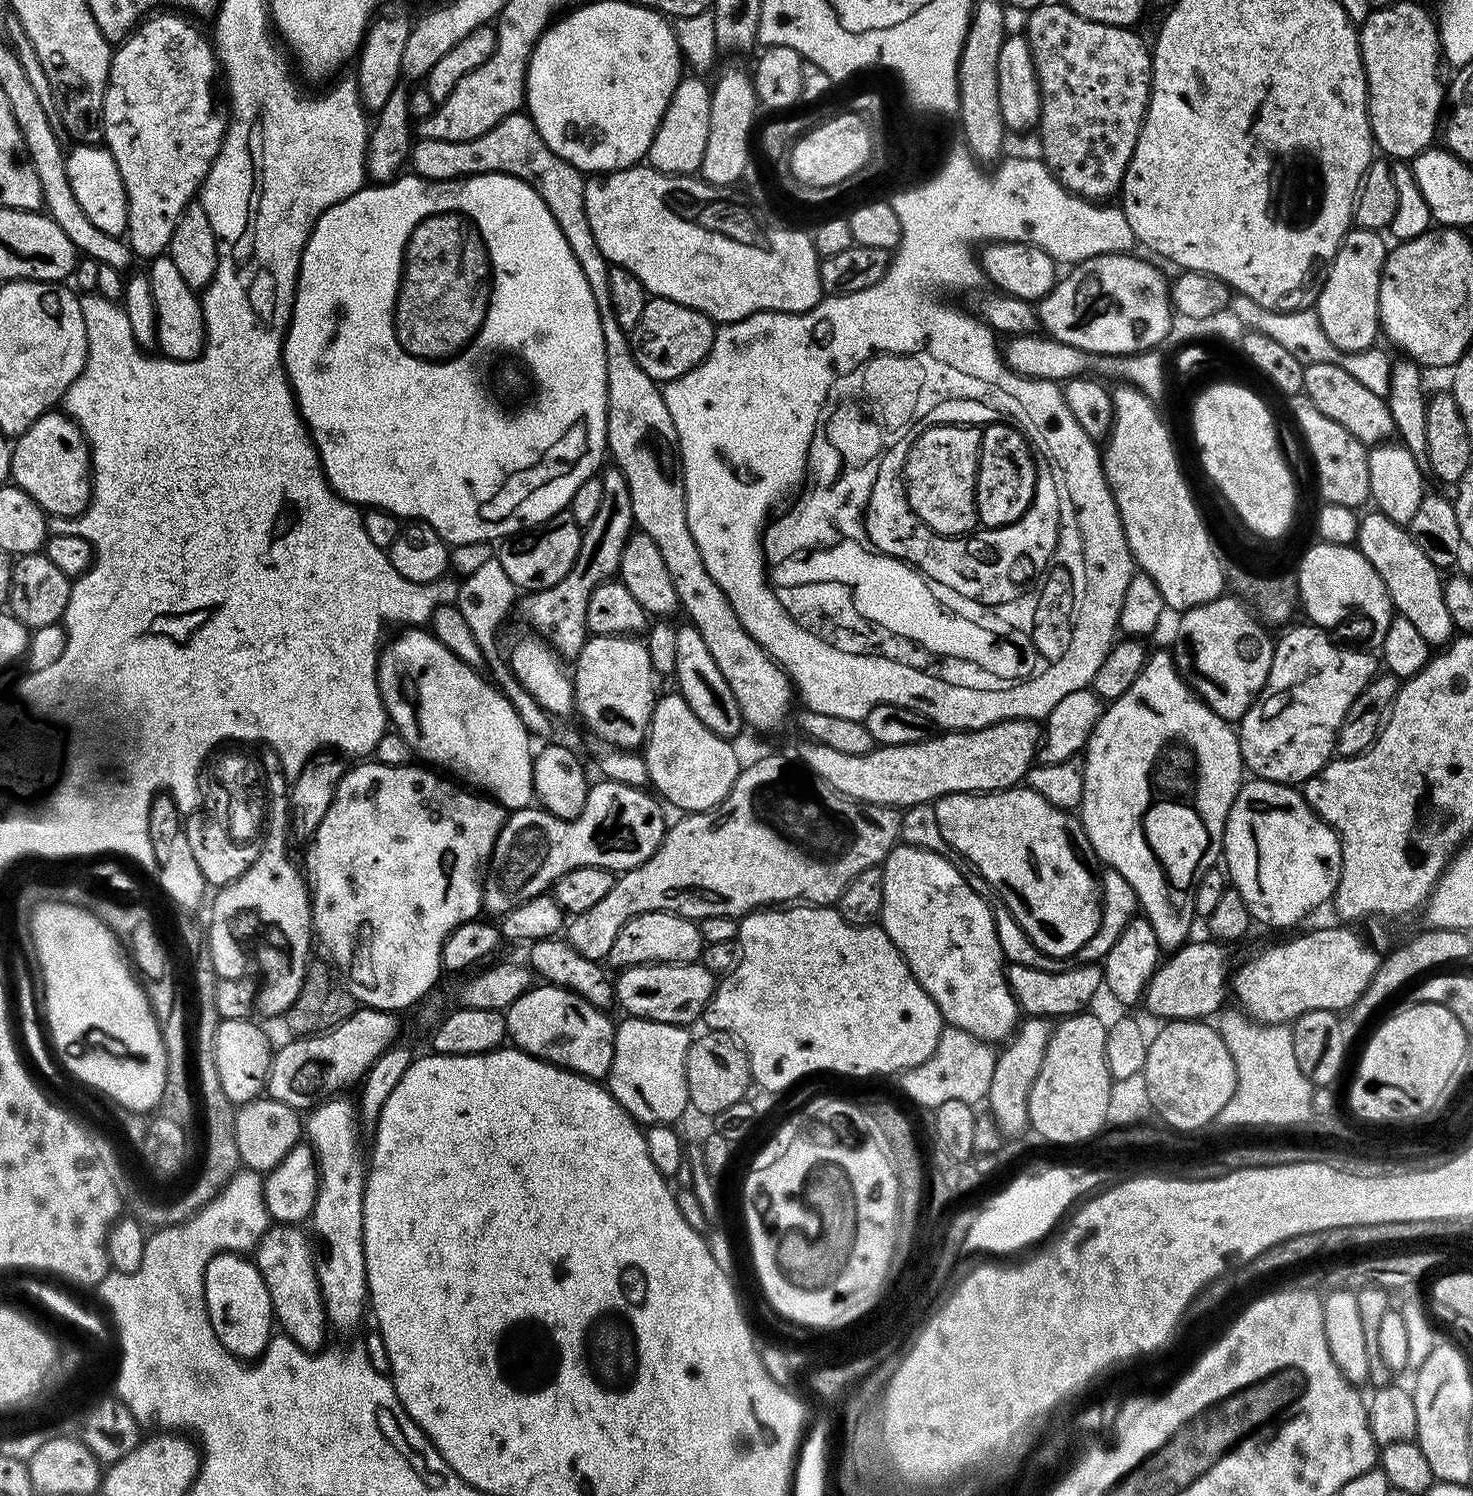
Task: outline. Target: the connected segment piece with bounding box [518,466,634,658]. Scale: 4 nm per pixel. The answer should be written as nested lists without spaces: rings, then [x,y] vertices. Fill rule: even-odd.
[[[608,466],[603,469],[600,481],[602,502],[598,505],[594,522],[590,522],[583,529],[578,558],[570,574],[566,574],[566,578],[562,578],[558,586],[550,586],[541,592],[527,593],[523,597],[525,600],[521,599],[518,604],[518,608],[524,611],[525,618],[532,623],[532,632],[543,637],[564,658],[574,658],[582,650],[584,641],[590,635],[586,622],[586,606],[590,602],[590,594],[594,594],[599,584],[604,584],[619,573],[623,547],[634,532],[630,490],[626,486],[626,478],[619,468]]]

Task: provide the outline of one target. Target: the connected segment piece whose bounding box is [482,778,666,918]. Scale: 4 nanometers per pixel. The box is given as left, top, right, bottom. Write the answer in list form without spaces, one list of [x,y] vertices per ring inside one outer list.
[[[611,778],[605,781],[605,784],[593,783],[589,787],[586,806],[582,814],[578,814],[578,818],[573,820],[552,816],[539,806],[517,808],[507,813],[482,876],[484,882],[482,908],[485,913],[493,912],[496,918],[502,918],[507,912],[514,911],[517,906],[526,903],[527,900],[545,895],[556,880],[562,878],[562,874],[575,868],[594,866],[606,868],[612,874],[619,874],[629,872],[634,866],[642,866],[646,858],[656,853],[658,846],[664,840],[666,831],[664,812],[660,809],[661,801],[644,788],[626,786]]]

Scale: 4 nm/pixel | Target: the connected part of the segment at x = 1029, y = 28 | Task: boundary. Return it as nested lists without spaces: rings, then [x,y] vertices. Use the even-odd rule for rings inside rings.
[[[1046,2],[1027,13],[1028,25],[1022,28],[1028,37],[1030,54],[1034,58],[1036,77],[1040,83],[1040,148],[1042,159],[1056,181],[1068,192],[1084,200],[1104,202],[1107,196],[1121,191],[1124,175],[1134,146],[1138,142],[1140,126],[1148,113],[1148,93],[1152,82],[1152,53],[1142,37],[1131,27],[1090,22],[1078,18],[1067,3]]]

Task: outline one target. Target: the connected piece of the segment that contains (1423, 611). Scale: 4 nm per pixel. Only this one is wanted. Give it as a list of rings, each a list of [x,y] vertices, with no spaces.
[[[1378,510],[1371,511],[1360,519],[1357,548],[1385,582],[1393,609],[1417,627],[1430,648],[1445,647],[1453,639],[1456,627],[1446,607],[1441,571],[1419,549],[1407,527]]]

